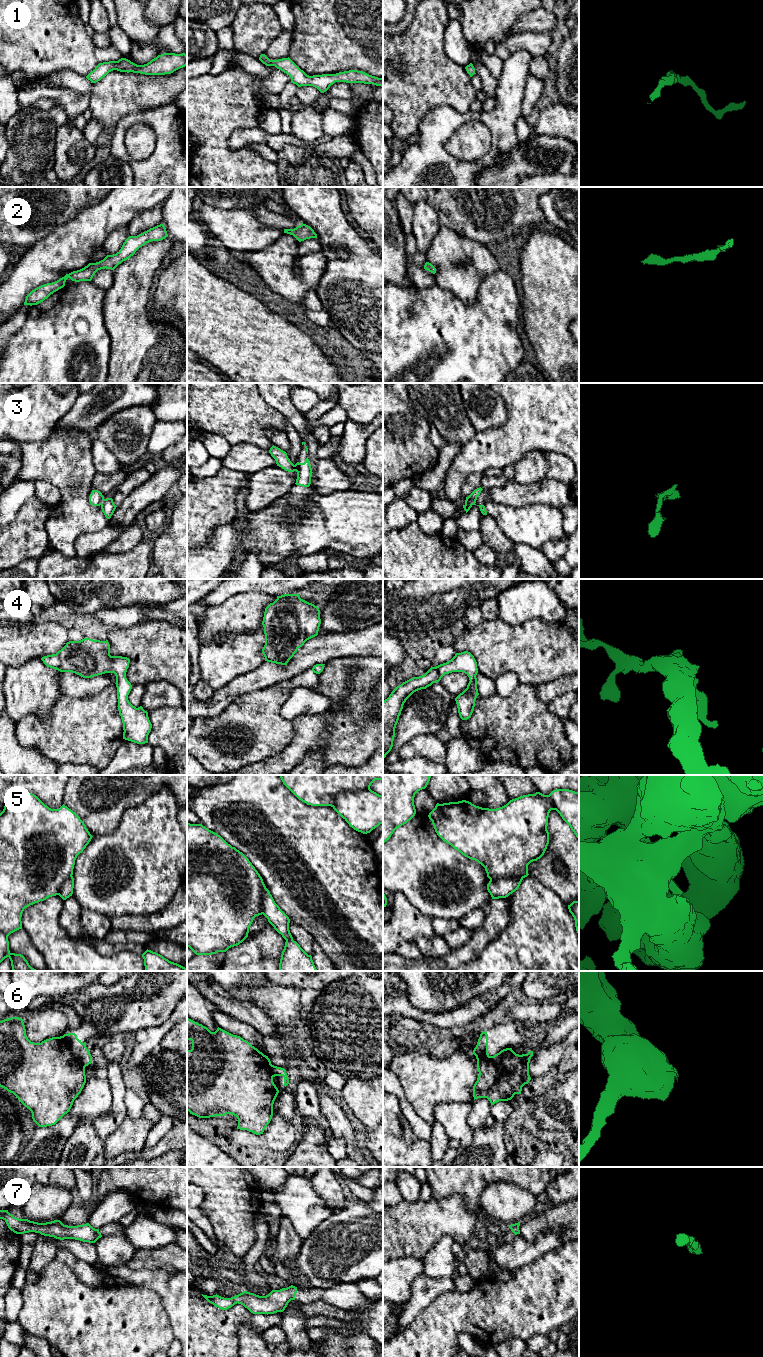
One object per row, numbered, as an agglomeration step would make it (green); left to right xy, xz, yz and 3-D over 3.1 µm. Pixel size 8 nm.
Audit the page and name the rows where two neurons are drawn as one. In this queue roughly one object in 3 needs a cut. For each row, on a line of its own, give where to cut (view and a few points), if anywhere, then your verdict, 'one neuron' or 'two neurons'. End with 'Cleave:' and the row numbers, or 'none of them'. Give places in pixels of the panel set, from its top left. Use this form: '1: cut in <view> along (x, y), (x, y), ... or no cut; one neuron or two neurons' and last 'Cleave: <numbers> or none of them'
1: no cut; one neuron
2: no cut; one neuron
3: cut in xy along (104, 499), (100, 504); two neurons
4: no cut; one neuron
5: cut in yz along (522, 877), (504, 877), (490, 881); two neurons
6: cut in xy along (63, 1035), (72, 1054), (84, 1067); two neurons
7: no cut; one neuron
Cleave: 3, 5, 6

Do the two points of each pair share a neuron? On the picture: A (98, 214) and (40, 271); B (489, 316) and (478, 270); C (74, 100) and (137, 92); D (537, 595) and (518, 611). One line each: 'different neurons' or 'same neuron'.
A: same neuron
B: different neurons
C: different neurons
D: same neuron

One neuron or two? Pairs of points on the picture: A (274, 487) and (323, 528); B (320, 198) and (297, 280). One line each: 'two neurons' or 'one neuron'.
A: two neurons
B: two neurons

